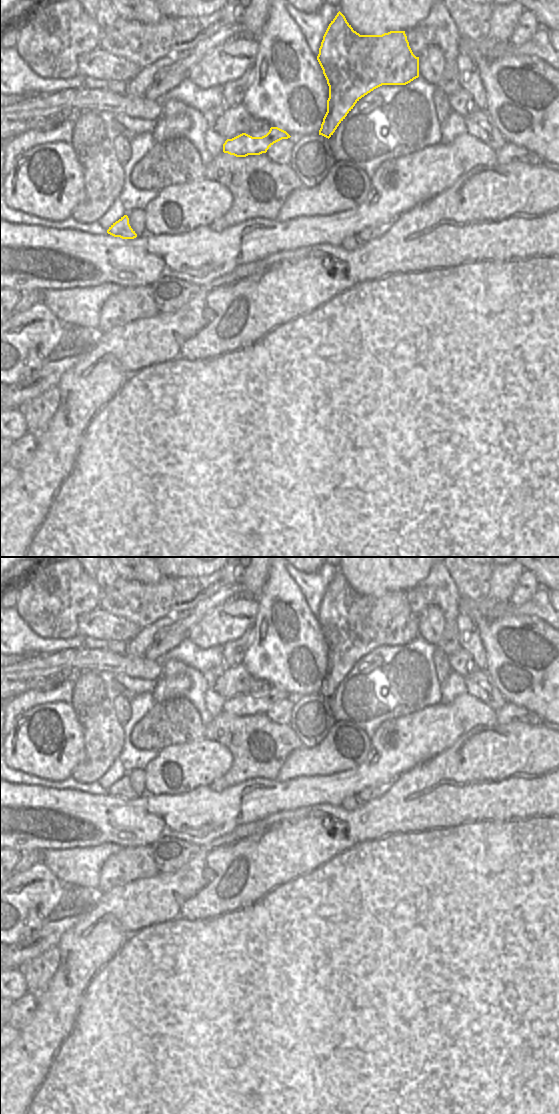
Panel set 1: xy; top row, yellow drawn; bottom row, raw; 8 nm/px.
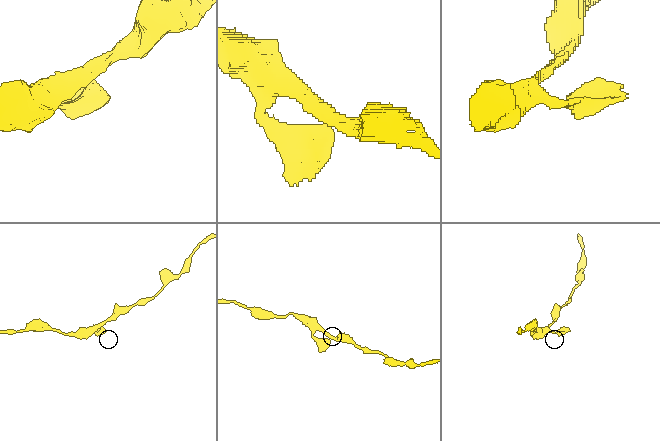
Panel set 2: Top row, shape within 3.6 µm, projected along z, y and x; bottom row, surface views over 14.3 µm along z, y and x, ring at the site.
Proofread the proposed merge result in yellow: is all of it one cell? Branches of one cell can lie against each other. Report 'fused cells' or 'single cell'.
single cell

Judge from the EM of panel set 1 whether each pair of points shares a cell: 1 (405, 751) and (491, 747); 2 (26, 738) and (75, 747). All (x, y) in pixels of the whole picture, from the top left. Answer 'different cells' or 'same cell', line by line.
1: different cells
2: same cell

